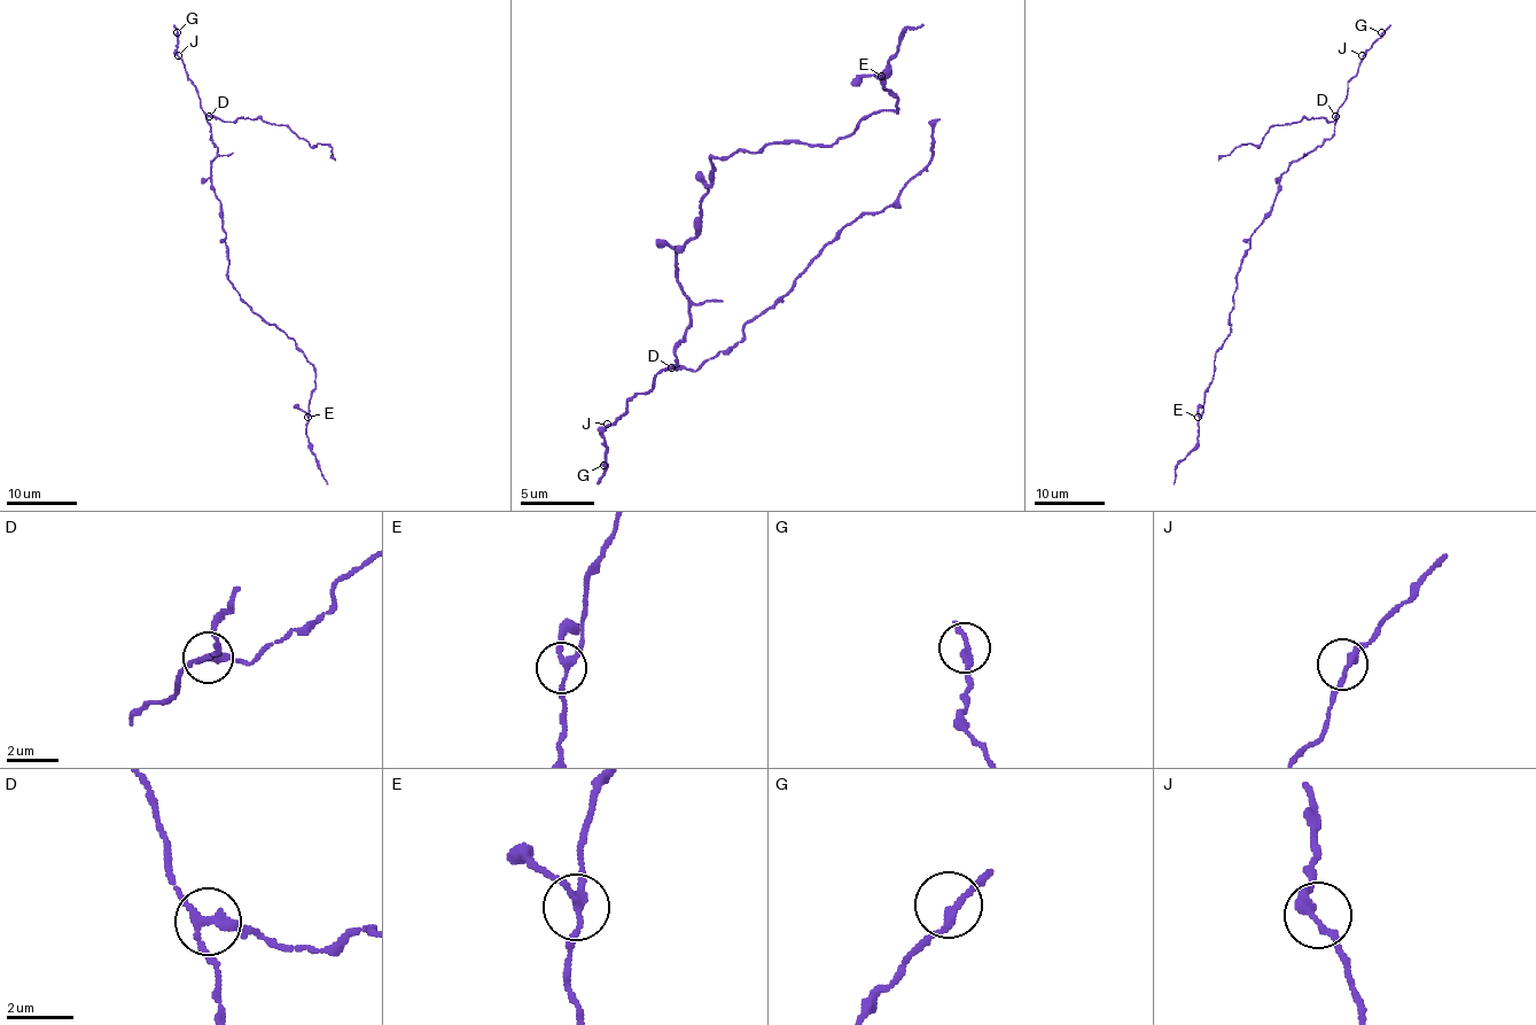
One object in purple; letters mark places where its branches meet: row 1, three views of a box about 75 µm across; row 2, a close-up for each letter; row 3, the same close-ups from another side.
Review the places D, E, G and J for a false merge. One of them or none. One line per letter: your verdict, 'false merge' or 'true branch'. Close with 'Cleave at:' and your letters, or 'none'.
D: false merge
E: true branch
G: true branch
J: true branch
Cleave at: D

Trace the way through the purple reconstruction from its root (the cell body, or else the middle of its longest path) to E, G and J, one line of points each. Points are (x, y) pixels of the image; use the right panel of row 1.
E: (1264, 219), (1250, 237), (1237, 277), (1231, 333), (1215, 354), (1214, 379), (1198, 417)
G: (1264, 219), (1287, 169), (1332, 136), (1335, 113), (1347, 96), (1348, 83), (1381, 32)
J: (1264, 219), (1287, 169), (1332, 136), (1335, 113), (1347, 96), (1348, 83), (1357, 75), (1362, 55)

